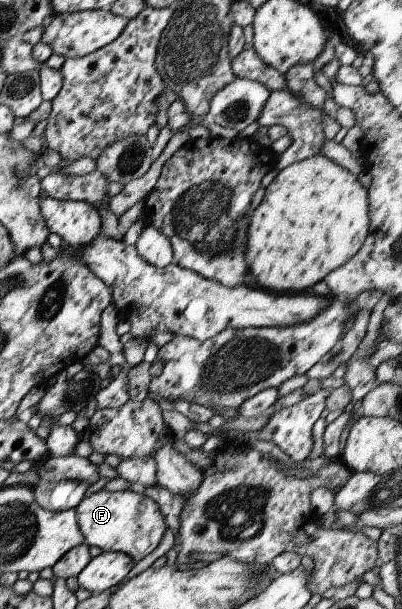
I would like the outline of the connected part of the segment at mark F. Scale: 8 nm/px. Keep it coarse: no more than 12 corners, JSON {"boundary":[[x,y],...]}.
{"boundary":[[100,490],[74,510],[86,545],[134,563],[167,529],[143,493]]}

